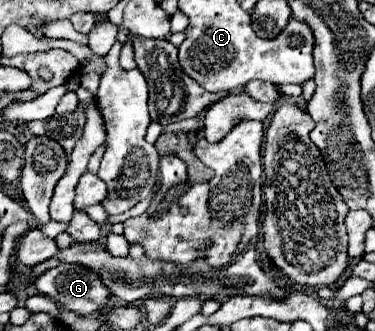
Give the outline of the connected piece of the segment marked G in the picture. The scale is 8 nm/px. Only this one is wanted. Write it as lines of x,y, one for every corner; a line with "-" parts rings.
61,263
49,271
45,271
43,275
37,277
35,281
39,293
49,295
53,301
61,303
65,309
75,311
77,315
91,315
97,313
105,307
109,307
111,303
111,295
109,289
103,285
101,277
97,277
97,273
93,273
89,267
85,265
75,265
75,263

